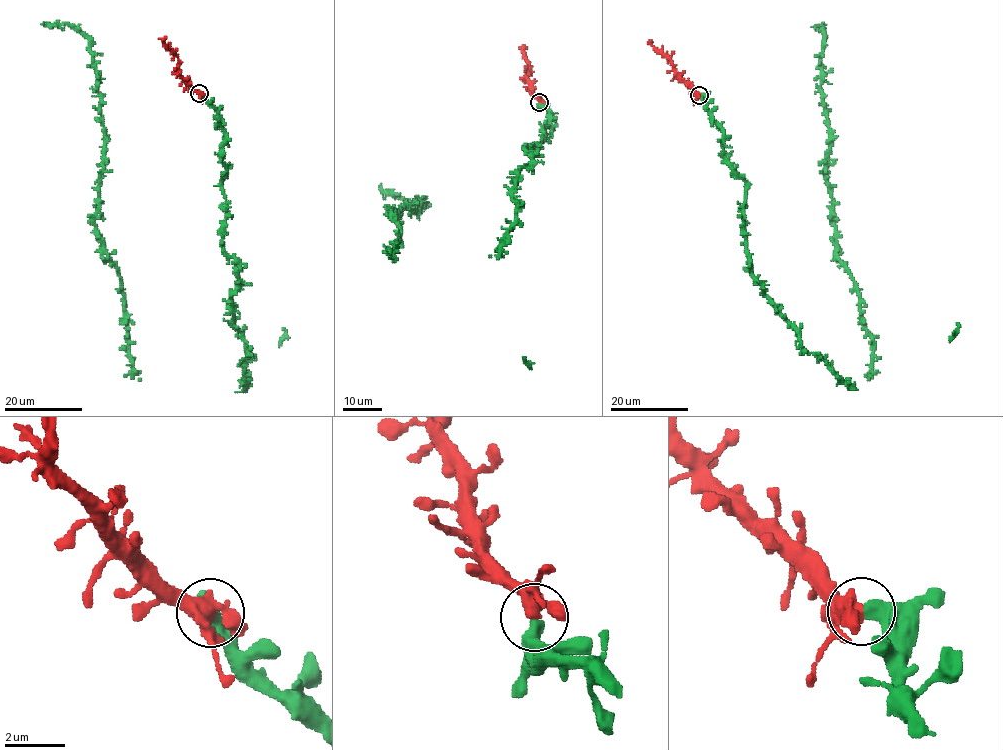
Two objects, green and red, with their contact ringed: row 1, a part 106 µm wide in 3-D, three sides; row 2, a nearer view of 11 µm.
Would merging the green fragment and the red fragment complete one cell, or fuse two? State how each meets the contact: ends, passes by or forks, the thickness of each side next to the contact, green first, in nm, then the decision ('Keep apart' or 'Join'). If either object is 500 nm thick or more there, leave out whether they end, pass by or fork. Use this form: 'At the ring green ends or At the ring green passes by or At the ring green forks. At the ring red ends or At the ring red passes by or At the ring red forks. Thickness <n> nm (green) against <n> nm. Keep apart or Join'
Thickness 550 nm (green) against 360 nm. Join

